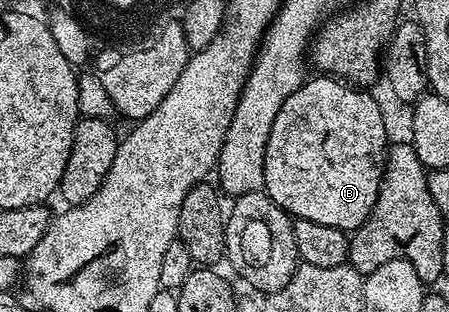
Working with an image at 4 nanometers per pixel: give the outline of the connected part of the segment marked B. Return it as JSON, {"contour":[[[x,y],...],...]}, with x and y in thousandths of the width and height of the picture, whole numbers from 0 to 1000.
{"contour":[[[742,244],[684,247],[633,333],[624,333],[624,359],[615,359],[615,385],[606,385],[606,423],[597,423],[597,462],[588,474],[588,577],[584,606],[610,644],[624,670],[635,673],[648,699],[675,699],[677,705],[704,705],[704,718],[731,718],[731,731],[757,731],[773,744],[786,744],[811,718],[811,705],[829,679],[829,667],[842,638],[851,551],[860,516],[864,452],[855,417],[855,391],[849,385],[846,346],[824,295],[795,276],[773,269],[764,253]]]}

